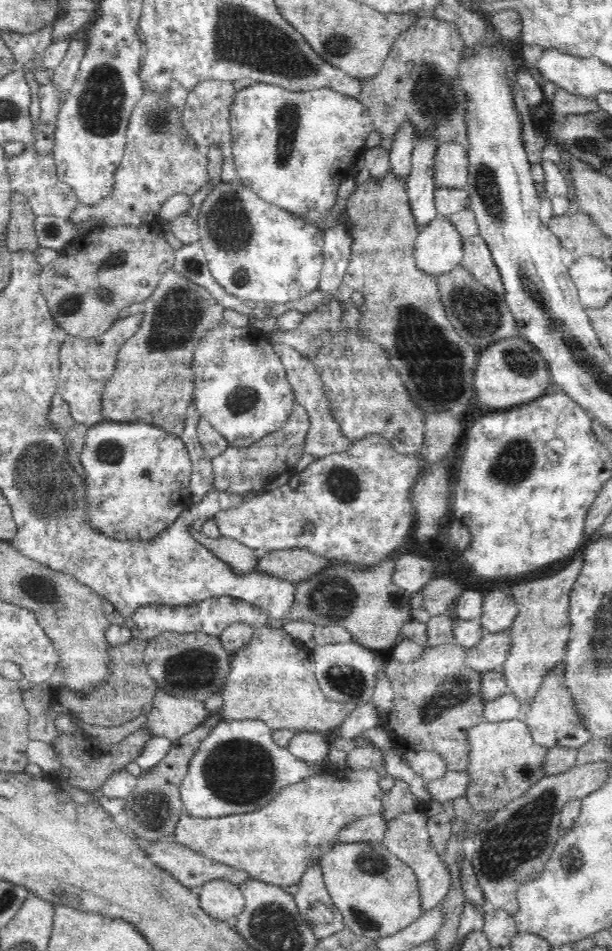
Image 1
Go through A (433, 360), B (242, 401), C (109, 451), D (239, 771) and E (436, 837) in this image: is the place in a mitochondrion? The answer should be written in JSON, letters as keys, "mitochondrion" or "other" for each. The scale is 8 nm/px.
{"A":"mitochondrion","B":"mitochondrion","C":"mitochondrion","D":"mitochondrion","E":"other"}

